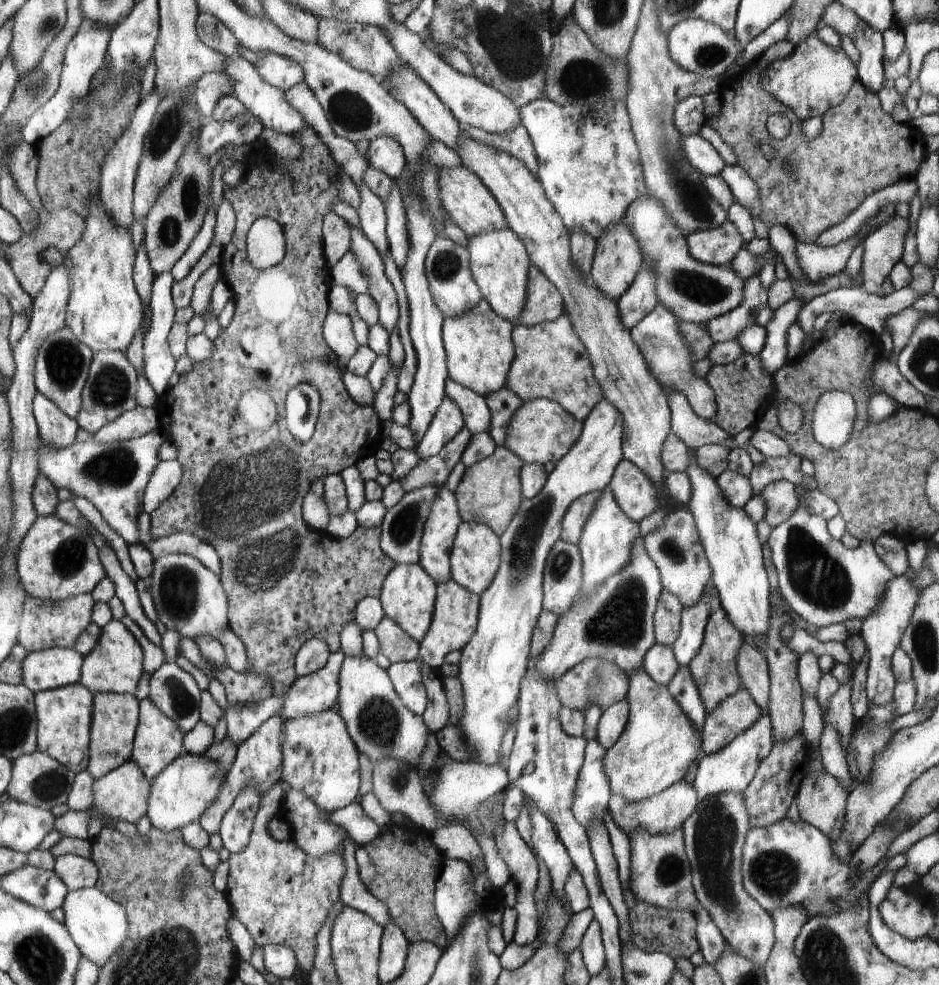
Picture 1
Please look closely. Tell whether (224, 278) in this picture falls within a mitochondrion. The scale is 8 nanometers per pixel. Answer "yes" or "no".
no

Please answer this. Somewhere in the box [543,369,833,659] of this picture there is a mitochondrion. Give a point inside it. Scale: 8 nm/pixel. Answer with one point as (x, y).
(619, 622)

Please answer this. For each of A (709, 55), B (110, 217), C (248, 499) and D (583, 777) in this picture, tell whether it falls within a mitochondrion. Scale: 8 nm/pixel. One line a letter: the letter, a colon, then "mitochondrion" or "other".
A: mitochondrion
B: other
C: mitochondrion
D: other

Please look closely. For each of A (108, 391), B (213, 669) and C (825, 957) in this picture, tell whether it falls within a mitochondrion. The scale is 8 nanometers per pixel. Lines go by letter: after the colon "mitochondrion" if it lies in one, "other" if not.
A: mitochondrion
B: other
C: mitochondrion

